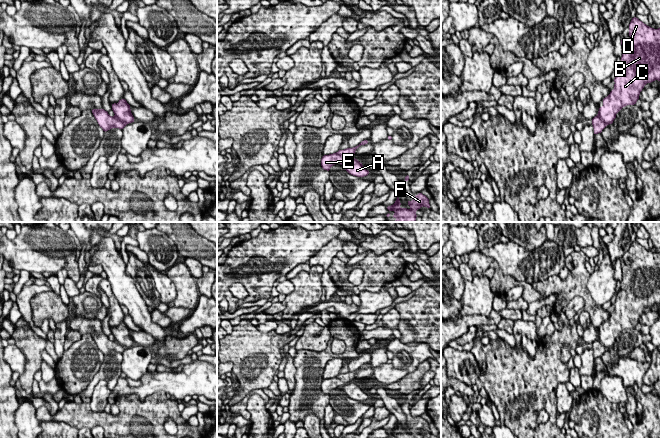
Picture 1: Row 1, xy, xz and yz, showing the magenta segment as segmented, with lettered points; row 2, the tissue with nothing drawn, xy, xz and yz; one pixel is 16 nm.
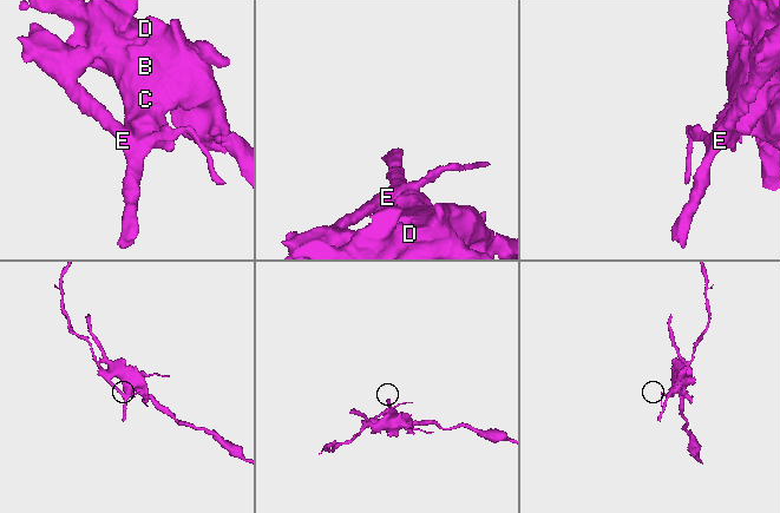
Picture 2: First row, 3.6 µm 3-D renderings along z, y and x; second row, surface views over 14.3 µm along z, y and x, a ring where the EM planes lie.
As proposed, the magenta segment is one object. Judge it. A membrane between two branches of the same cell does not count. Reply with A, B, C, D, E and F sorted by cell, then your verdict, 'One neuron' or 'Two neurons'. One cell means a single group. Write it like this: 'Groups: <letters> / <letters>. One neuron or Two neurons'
Groups: A B C D F / E. Two neurons

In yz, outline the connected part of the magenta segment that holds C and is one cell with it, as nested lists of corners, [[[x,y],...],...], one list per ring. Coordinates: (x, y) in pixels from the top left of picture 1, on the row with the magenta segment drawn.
[[[633,17],[629,24],[629,41],[621,39],[622,57],[614,79],[614,90],[605,97],[598,115],[612,124],[624,106],[635,105],[644,85],[660,80],[660,28],[648,27]]]

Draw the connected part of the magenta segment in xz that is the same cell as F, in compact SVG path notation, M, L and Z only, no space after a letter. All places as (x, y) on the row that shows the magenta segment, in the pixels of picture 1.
M418 193L417 196L413 197L413 201L407 201L407 204L411 207L411 209L400 208L400 200L397 197L396 202L392 206L386 206L388 211L395 211L396 213L392 215L392 217L397 218L397 221L389 221L389 222L415 222L416 221L416 211L420 209L422 206L425 206L431 209L429 204L429 199L423 195L422 193Z

